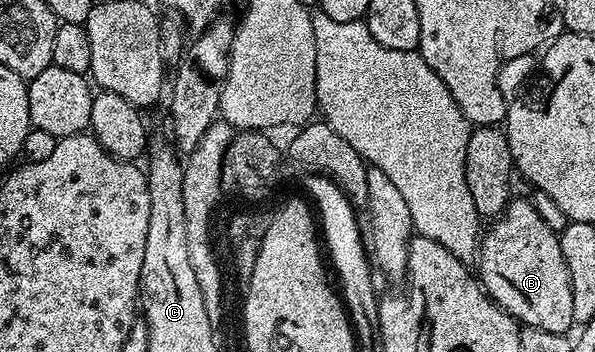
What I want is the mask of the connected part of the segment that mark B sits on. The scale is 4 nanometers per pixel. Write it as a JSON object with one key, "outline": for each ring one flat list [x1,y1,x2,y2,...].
{"outline":[[512,199,498,217,486,226,479,242,479,256,477,258,477,276,479,284,491,297,496,305,505,310,510,317,515,318,520,326,532,325,541,331,566,334,567,328,575,325,573,319,573,287,569,283,569,267,565,263,565,255,561,255,559,234,554,233,537,215,533,203,529,199]]}

